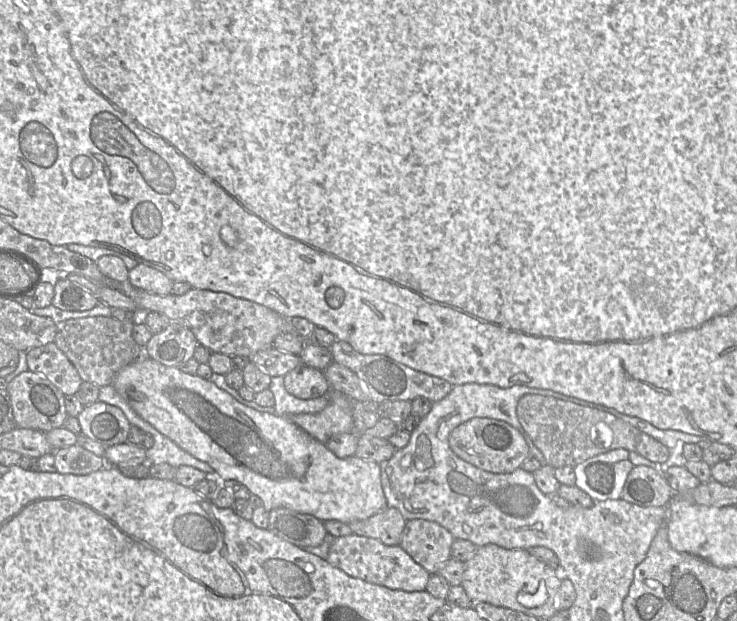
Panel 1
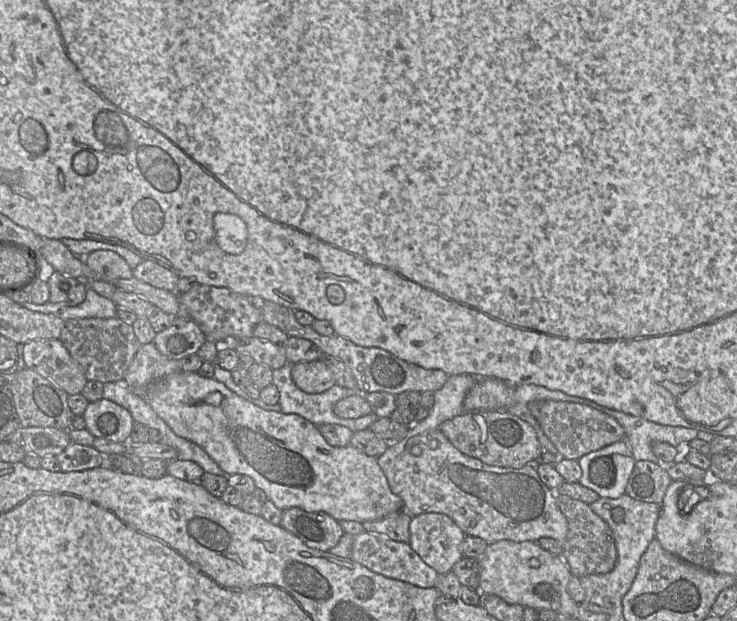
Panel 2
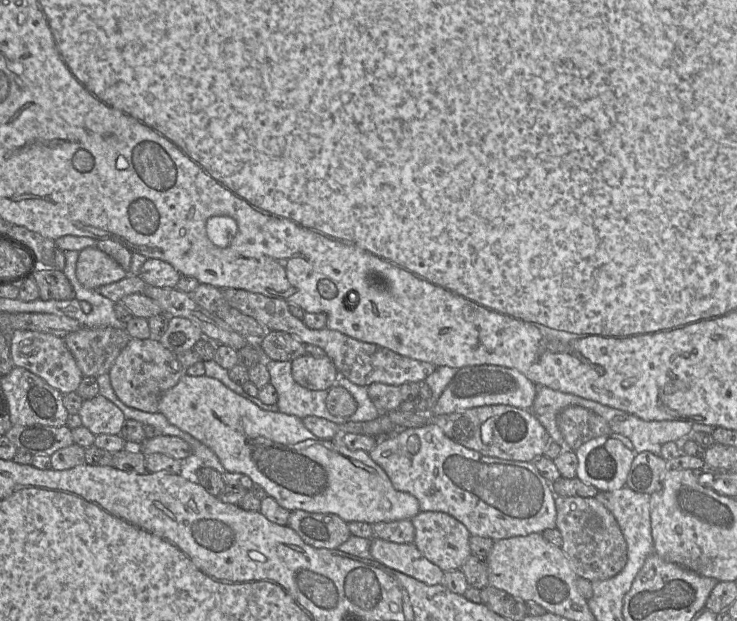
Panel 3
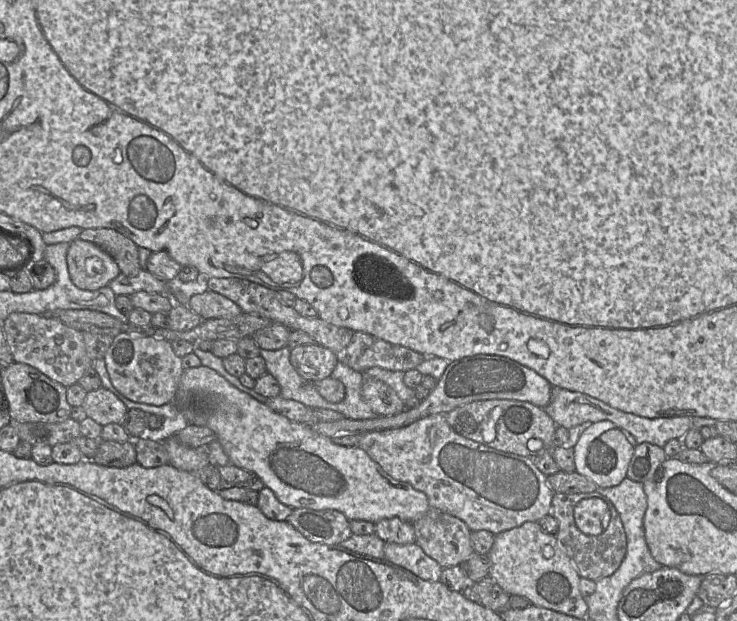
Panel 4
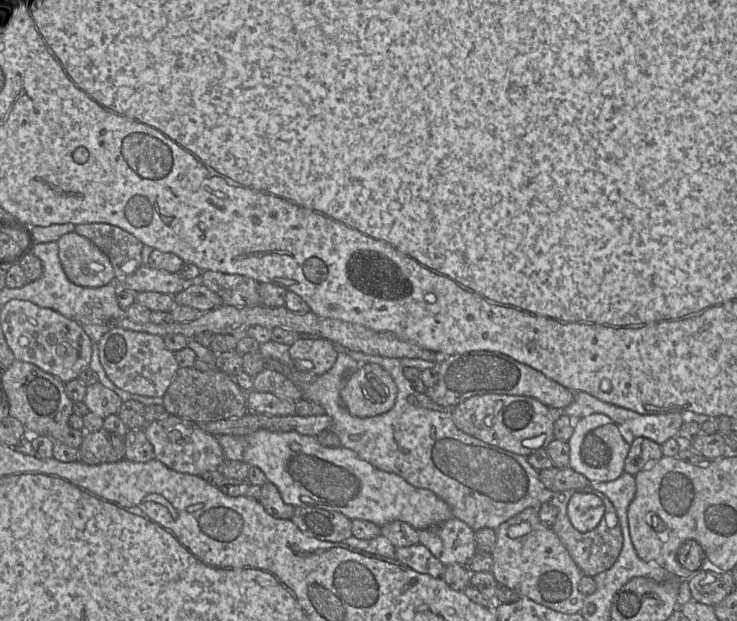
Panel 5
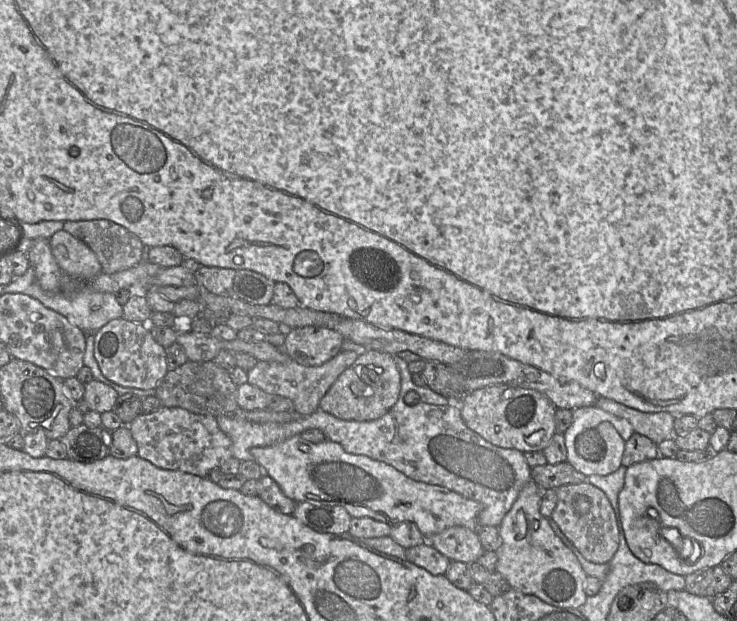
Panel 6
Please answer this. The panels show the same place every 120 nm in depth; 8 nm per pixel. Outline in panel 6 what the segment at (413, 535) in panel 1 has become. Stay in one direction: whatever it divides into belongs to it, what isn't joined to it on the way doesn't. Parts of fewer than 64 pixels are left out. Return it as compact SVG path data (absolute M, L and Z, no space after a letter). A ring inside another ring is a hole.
M462 526L447 528L426 538L426 541L450 561L463 562L467 565L476 562L484 551L477 531Z

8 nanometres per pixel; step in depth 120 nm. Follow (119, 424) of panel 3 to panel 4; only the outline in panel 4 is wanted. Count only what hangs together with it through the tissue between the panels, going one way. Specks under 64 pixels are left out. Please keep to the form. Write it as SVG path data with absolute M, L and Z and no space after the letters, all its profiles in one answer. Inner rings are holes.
M100 387L87 393L83 403L87 417L101 426L122 424L128 411L125 404L111 391Z

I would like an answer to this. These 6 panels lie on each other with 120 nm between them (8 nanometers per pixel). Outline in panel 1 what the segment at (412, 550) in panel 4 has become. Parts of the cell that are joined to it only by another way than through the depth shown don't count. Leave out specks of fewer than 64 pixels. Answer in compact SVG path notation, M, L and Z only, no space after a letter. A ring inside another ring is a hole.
M354 533L335 537L326 561L351 577L387 587L392 590L418 592L426 590L431 574L400 546L389 546L381 541Z

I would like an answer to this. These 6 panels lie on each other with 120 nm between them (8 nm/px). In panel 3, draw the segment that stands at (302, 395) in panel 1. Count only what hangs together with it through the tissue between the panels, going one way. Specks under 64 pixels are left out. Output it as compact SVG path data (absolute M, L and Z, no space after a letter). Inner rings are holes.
M305 354L291 362L293 379L307 389L324 390L337 384L339 373L328 356Z

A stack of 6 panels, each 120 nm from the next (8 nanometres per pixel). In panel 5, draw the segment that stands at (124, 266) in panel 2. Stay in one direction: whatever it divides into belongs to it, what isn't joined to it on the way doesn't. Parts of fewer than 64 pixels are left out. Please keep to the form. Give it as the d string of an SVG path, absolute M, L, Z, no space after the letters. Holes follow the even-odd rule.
M70 232L57 244L63 270L72 283L96 288L115 282L109 258L86 237Z

